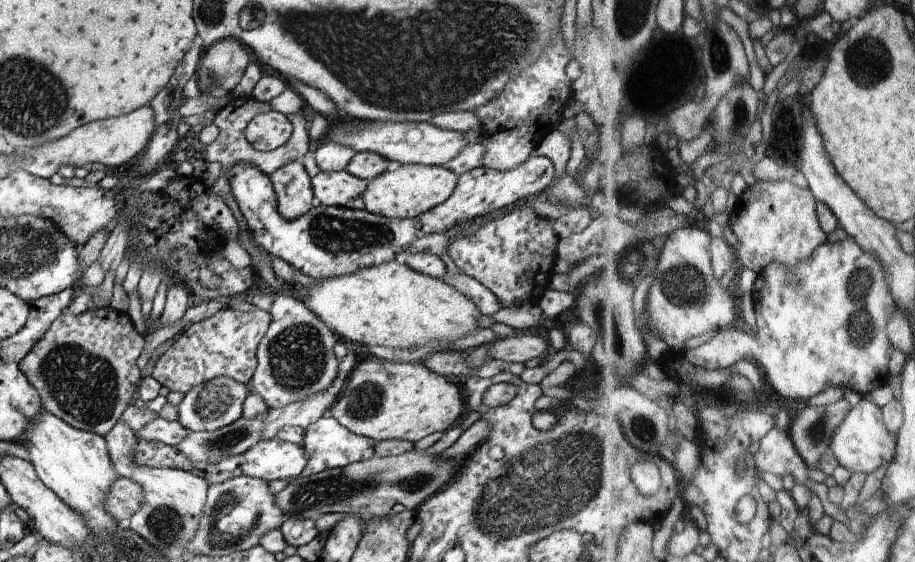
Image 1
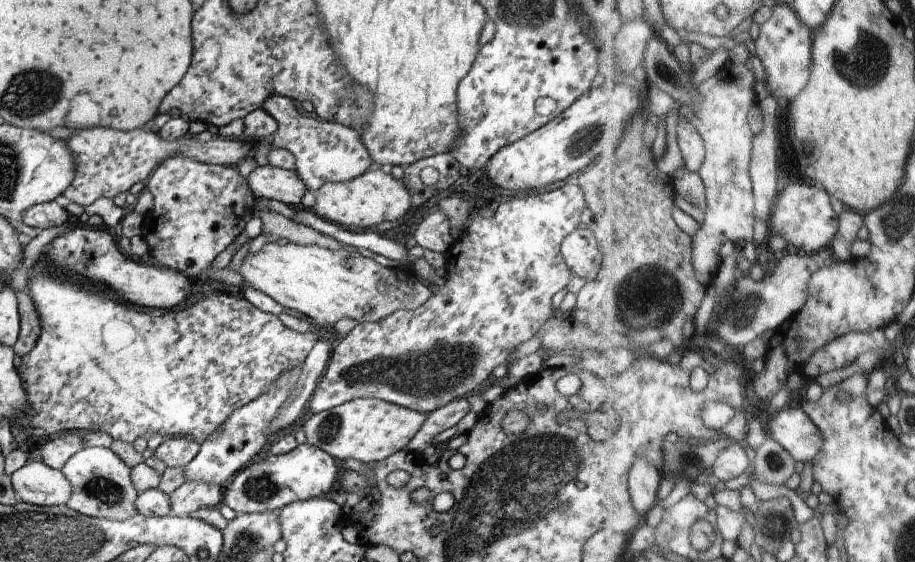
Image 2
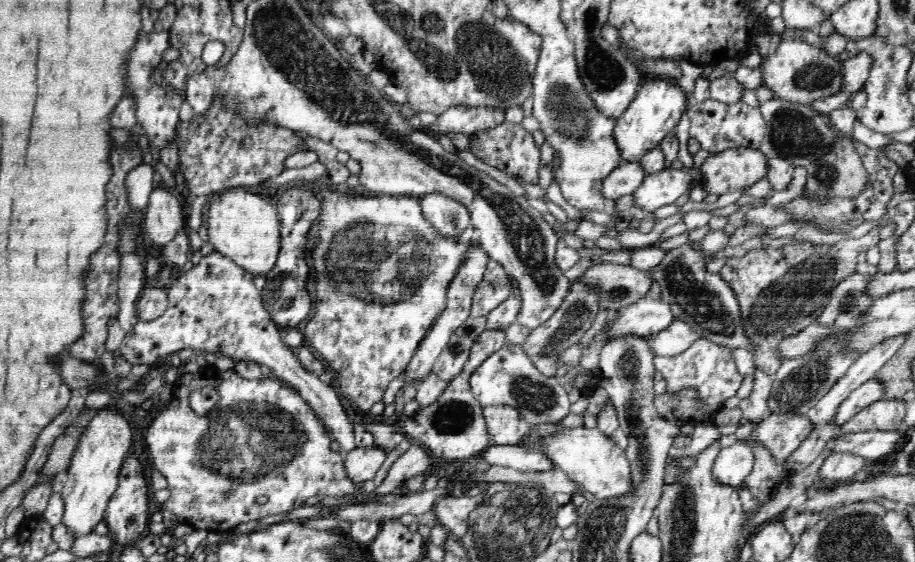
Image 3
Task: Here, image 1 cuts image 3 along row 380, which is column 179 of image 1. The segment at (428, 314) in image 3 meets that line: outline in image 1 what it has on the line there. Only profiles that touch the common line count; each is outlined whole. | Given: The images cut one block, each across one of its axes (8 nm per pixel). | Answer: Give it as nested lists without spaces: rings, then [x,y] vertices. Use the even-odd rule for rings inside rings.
[[[226,306],[212,317],[185,328],[178,338],[158,360],[152,376],[171,391],[185,394],[198,384],[216,377],[230,377],[233,381],[248,384],[257,367],[257,348],[270,326],[268,311],[243,312]]]

